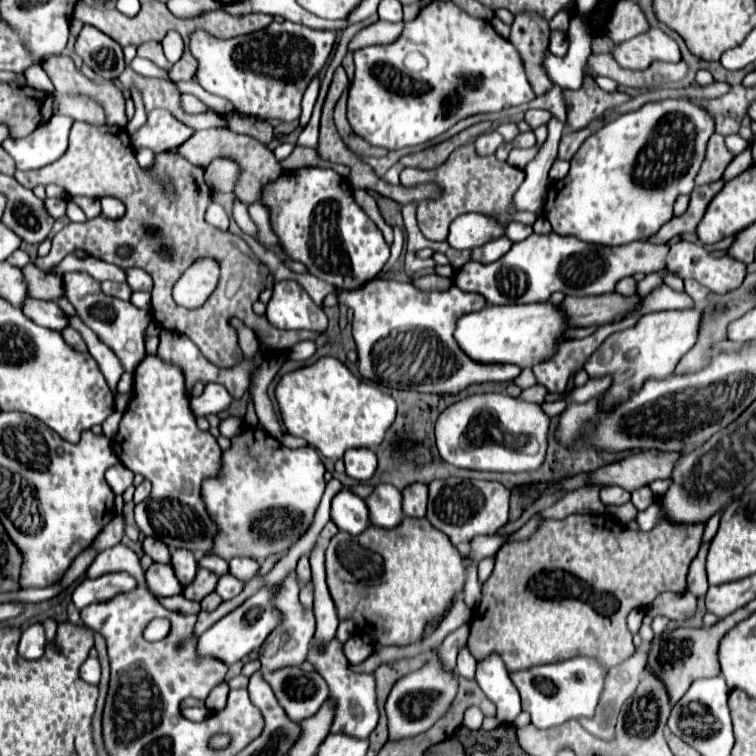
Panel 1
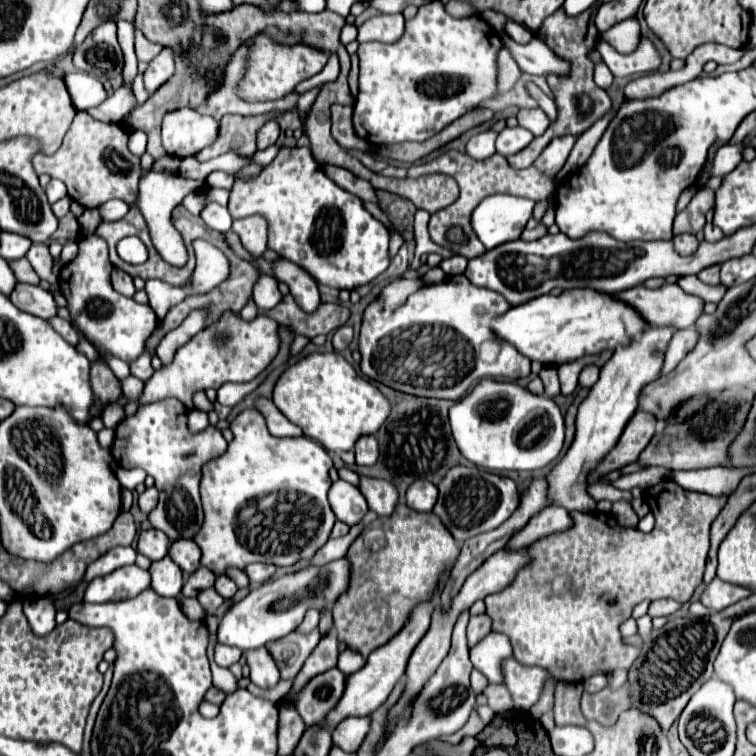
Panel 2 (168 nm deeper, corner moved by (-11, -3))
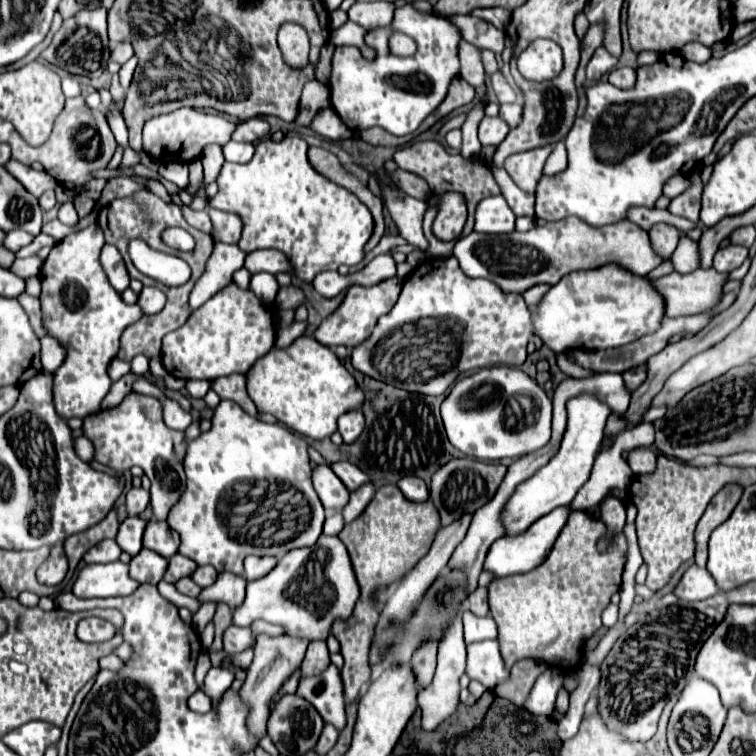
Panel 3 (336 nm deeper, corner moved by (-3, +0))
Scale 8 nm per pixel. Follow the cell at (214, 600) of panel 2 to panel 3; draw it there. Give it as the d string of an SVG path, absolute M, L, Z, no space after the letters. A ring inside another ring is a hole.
M184 578L184 580L176 582L176 588L178 588L178 592L182 592L186 596L192 596L192 598L198 598L200 592L202 592L202 588L192 578Z

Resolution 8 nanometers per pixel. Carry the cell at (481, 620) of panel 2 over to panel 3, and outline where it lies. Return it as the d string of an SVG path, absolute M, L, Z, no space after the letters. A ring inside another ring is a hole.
M476 588L472 596L468 596L468 610L476 616L488 616L488 600L486 588Z

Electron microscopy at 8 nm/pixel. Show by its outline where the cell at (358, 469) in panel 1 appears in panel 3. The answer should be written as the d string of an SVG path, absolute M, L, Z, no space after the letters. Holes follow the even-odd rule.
M356 410L356 412L348 412L348 414L340 416L338 432L344 438L344 444L354 444L360 438L360 434L364 432L364 416L362 416L362 412Z

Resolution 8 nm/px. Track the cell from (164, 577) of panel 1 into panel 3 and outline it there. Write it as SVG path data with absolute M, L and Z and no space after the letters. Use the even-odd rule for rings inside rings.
M146 550L136 554L130 562L130 576L140 584L158 584L168 568L168 560L162 558L158 552Z

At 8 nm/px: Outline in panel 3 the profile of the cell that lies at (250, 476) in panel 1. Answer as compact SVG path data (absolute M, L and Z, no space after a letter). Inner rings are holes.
M222 400L214 410L212 428L188 444L184 470L188 486L184 500L168 516L168 526L180 534L180 554L192 558L198 566L212 564L218 572L242 574L246 556L282 556L294 548L310 548L322 534L324 506L312 486L308 444L284 424L266 424L248 416L236 402ZM240 482L252 482L248 486L258 488L252 490L258 498L258 502L252 500L256 510L248 512L242 530L240 486L234 486Z

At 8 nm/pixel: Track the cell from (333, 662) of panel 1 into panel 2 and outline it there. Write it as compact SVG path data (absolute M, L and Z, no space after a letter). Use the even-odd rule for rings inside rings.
M348 717L340 721L340 727L332 731L334 745L338 745L348 753L354 753L368 733L368 723L370 723L368 717Z

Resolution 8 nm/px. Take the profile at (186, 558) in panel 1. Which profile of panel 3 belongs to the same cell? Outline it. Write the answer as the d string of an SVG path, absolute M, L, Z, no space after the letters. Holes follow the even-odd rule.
M148 522L148 528L144 532L144 548L154 550L164 558L172 558L174 554L178 554L178 546L180 534L172 532L172 528L168 528L166 522Z

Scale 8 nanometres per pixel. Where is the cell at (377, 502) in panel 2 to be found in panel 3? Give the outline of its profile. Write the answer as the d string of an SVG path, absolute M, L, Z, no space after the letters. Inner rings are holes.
M336 462L336 464L332 464L332 470L334 470L334 474L344 482L344 486L346 486L350 492L354 492L354 490L358 490L360 486L364 486L364 484L370 482L370 476L366 476L364 472L360 472L360 468L356 468L356 466L350 464L350 462Z

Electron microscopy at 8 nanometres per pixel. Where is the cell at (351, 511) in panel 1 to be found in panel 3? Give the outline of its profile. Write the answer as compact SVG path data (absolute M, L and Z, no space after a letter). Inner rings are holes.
M316 466L312 472L312 482L314 482L314 490L318 492L324 508L342 510L348 504L350 492L348 488L344 488L344 484L332 472L330 466Z

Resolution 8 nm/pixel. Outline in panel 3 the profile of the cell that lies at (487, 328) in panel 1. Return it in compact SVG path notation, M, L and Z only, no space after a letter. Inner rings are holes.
M608 264L608 268L596 272L572 272L552 286L536 304L532 334L554 354L584 348L618 348L654 332L662 316L664 308L660 308L660 296L656 296L648 278L632 276Z

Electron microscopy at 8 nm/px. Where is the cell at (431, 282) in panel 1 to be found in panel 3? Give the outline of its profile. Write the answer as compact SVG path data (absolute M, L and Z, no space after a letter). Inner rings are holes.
M388 278L388 280L382 280L380 284L374 284L374 286L352 286L352 288L348 288L348 294L346 294L342 306L338 308L338 310L342 310L342 316L332 314L330 318L326 318L318 326L318 330L314 332L314 338L320 344L330 346L330 348L336 348L340 344L346 346L346 348L354 348L356 344L366 340L366 336L370 336L376 320L392 310L392 306L396 304L396 300L400 296L400 290L402 290L400 278Z

